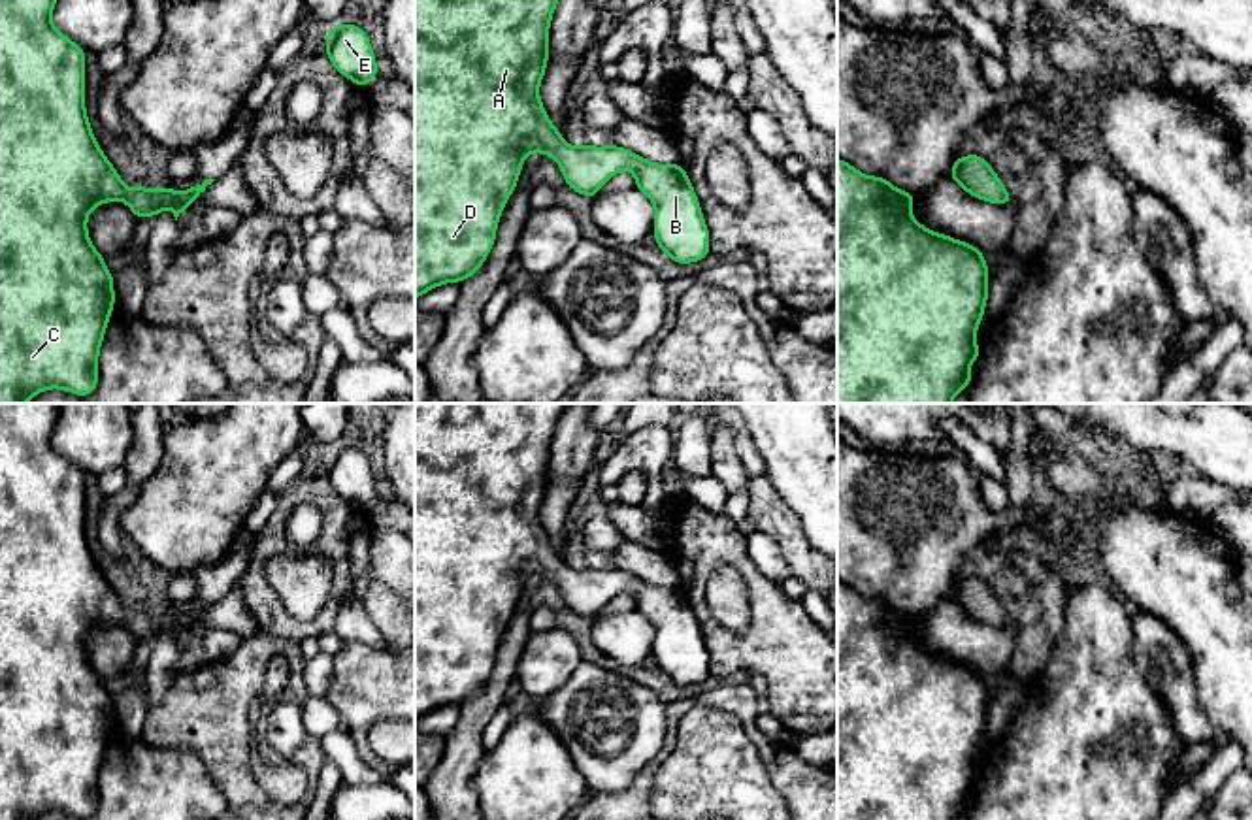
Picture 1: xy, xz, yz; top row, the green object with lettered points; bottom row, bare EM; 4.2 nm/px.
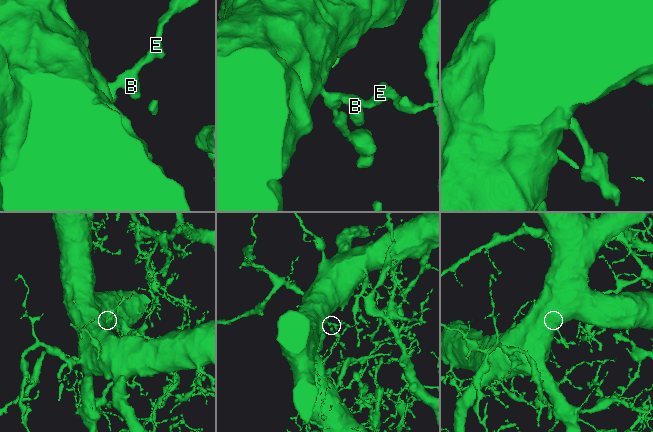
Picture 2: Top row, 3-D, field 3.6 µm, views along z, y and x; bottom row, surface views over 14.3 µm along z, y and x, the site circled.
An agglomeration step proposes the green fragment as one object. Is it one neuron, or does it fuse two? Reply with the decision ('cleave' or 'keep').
keep

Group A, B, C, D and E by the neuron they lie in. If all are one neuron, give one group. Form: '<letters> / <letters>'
A B C D E

